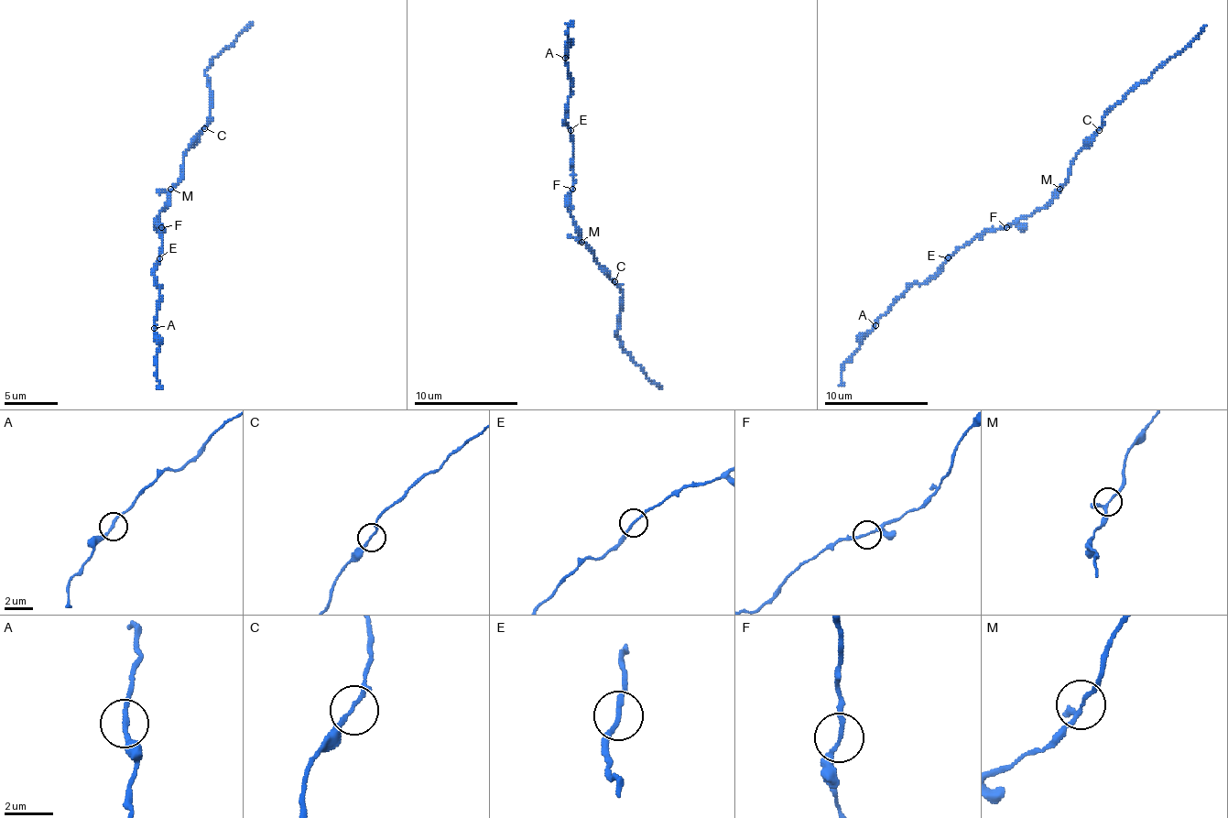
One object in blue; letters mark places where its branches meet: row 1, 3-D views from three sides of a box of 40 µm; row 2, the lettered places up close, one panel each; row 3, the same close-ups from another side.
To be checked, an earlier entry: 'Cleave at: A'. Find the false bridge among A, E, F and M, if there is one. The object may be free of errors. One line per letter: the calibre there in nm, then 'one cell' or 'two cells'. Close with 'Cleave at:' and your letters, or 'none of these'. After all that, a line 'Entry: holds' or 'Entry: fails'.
A: 180 nm | one cell
E: 160 nm | one cell
F: 160 nm | one cell
M: 150 nm | one cell
Cleave at: none of these
Entry: fails

